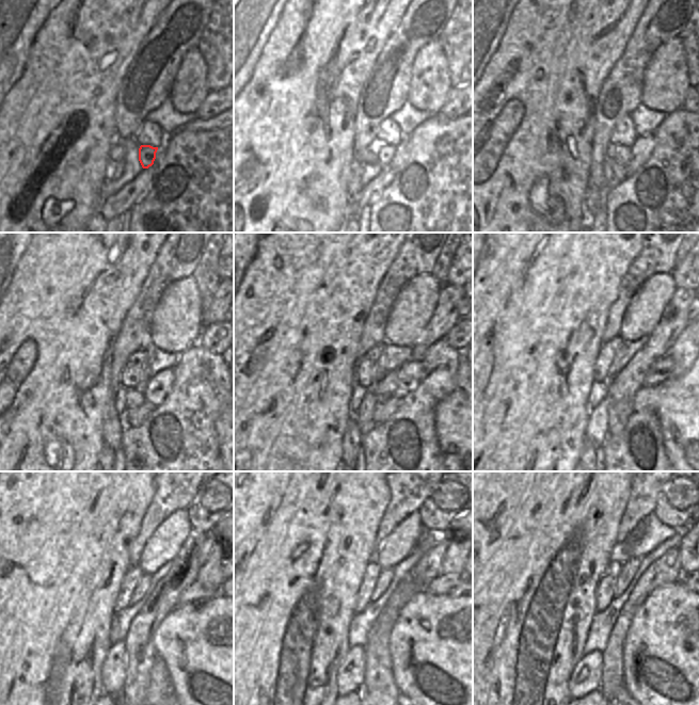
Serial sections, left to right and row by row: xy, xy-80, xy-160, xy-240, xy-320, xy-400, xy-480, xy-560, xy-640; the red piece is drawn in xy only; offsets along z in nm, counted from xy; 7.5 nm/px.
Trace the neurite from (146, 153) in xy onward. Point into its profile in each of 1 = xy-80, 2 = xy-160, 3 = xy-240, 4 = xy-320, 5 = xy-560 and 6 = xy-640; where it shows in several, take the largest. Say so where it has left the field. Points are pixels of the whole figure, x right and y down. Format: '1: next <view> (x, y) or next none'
1: next xy-80 (384, 153)
2: next xy-160 (620, 153)
3: next xy-240 (134, 398)
4: next xy-320 (364, 417)
5: next xy-560 (351, 673)
6: next xy-640 (592, 661)

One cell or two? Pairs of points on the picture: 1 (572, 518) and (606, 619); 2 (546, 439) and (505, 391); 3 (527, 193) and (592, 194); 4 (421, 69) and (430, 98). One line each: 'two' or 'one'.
1: two
2: one
3: two
4: one

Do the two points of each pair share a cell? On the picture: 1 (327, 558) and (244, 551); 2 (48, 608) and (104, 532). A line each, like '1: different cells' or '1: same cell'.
1: same cell
2: same cell

